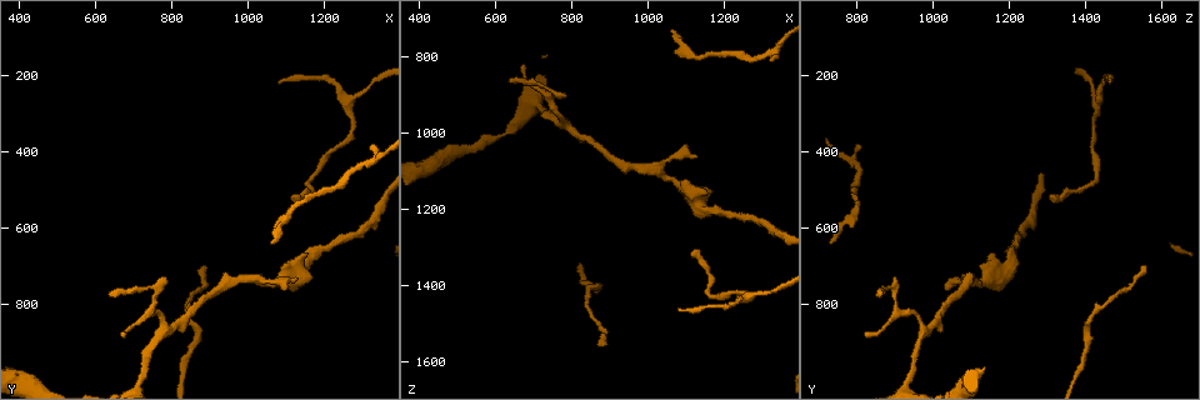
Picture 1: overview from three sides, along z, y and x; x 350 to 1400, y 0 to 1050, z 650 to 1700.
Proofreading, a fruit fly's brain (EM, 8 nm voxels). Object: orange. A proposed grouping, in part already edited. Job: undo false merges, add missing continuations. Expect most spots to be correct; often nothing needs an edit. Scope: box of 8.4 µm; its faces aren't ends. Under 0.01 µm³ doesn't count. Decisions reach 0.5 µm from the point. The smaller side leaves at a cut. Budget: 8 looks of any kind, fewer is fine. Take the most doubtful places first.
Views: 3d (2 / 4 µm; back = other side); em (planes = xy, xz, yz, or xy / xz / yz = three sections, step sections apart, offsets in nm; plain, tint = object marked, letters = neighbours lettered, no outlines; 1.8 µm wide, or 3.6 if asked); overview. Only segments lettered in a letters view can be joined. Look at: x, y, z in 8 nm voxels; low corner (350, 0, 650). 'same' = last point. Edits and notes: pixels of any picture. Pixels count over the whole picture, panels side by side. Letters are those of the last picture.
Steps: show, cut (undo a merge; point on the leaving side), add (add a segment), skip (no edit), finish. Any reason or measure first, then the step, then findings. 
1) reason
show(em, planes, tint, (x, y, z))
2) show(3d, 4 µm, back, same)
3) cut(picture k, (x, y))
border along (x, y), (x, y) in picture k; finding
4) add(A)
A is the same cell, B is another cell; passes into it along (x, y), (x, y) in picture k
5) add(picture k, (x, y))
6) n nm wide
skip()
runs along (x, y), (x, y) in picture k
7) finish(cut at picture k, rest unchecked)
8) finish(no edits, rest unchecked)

free end
show(3d, 2 µm, (1090, 225, 1460))

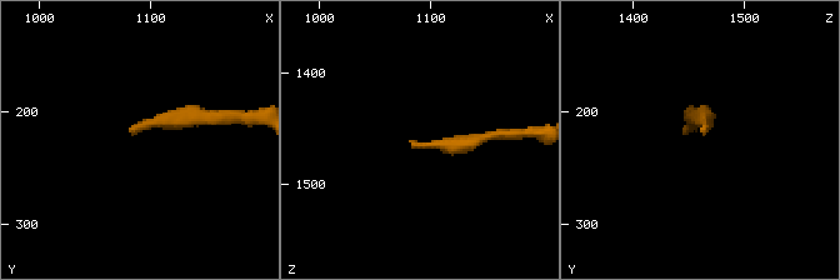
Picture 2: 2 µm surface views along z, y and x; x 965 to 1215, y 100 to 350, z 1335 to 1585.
shape alone is not enough
show(em, xz, step 4, letters, (1084, 218, 1464))

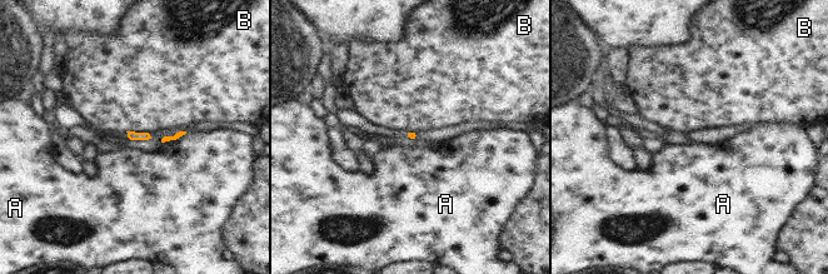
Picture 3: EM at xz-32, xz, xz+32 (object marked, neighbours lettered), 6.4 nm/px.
skip()
A and B are other cells; border along (126, 130), (148, 133) in picture 3; none of them fits

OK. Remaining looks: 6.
free end
show(3d, 4 µm, (1065, 645, 725))

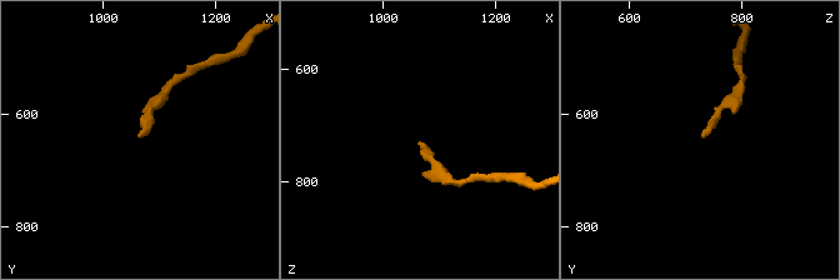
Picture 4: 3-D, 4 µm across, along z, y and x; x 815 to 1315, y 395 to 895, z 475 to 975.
show(em, xy, step 4, tint, (1060, 645, 735))

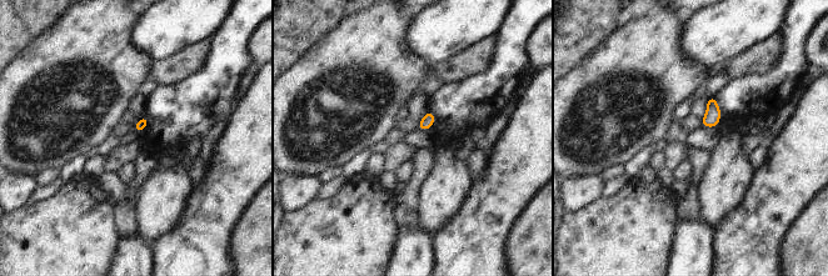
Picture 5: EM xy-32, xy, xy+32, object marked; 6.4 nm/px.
show(em, xy, step 4, letters, same)

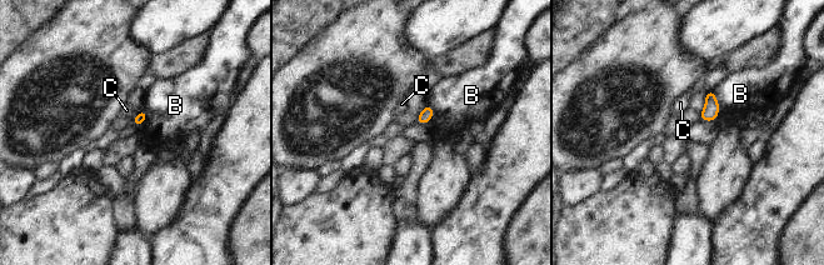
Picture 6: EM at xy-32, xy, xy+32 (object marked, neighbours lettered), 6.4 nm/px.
skip()
B and C are other cells; border along (712, 89), (719, 105), (714, 121) in picture 6; none of them fits

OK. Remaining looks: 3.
abrupt turn
show(3d, 2 µm, (1155, 475, 1425))

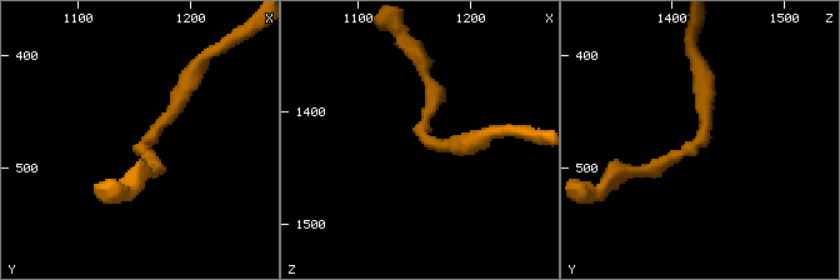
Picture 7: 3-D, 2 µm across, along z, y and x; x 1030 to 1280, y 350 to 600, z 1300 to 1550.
now the EM
show(em, planes, tint, (1164, 472, 1428))

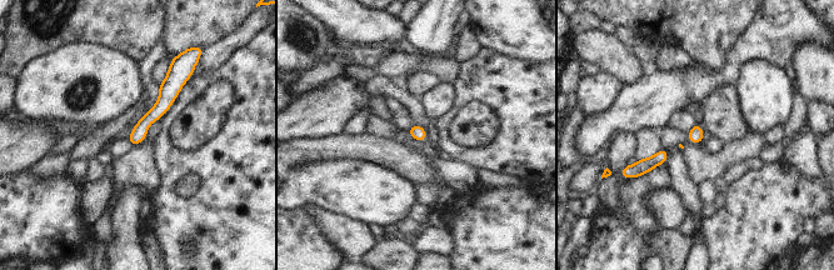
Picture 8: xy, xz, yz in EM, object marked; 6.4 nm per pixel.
see the neighbours
show(em, planes, letters, same)

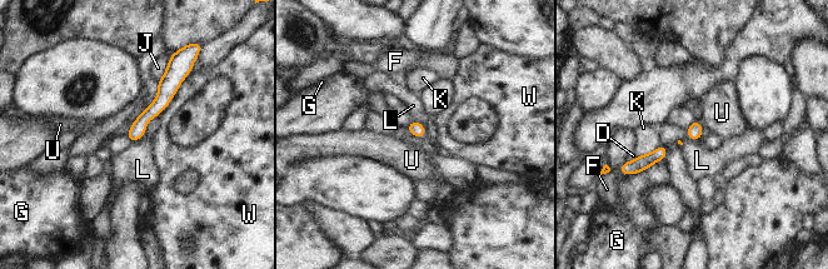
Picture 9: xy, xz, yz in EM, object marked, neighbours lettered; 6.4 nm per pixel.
100 nm wide
skip()
D, F, G, J, K, L, U and W are other cells; border along (686, 129), (686, 134), (697, 142) in picture 9; all the same neuron

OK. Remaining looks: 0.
finish(no edits, rest unchecked)

